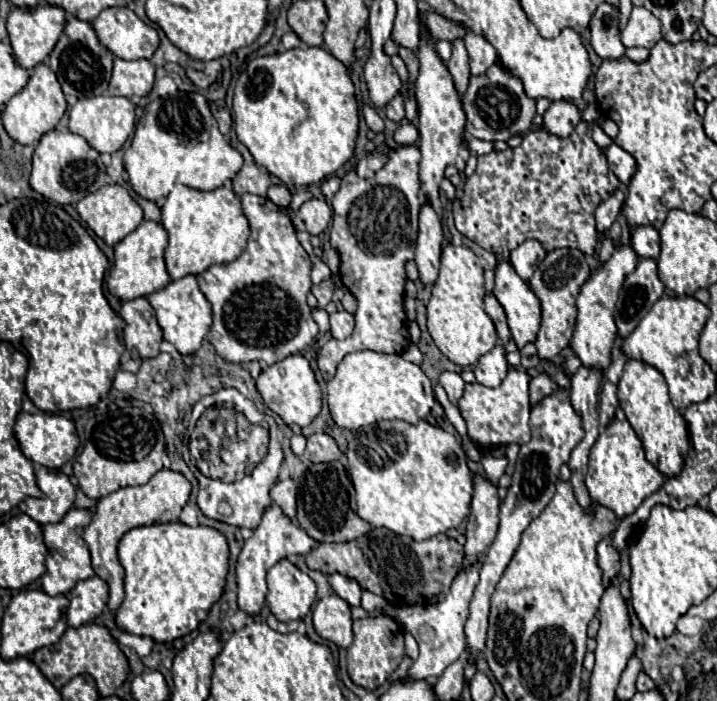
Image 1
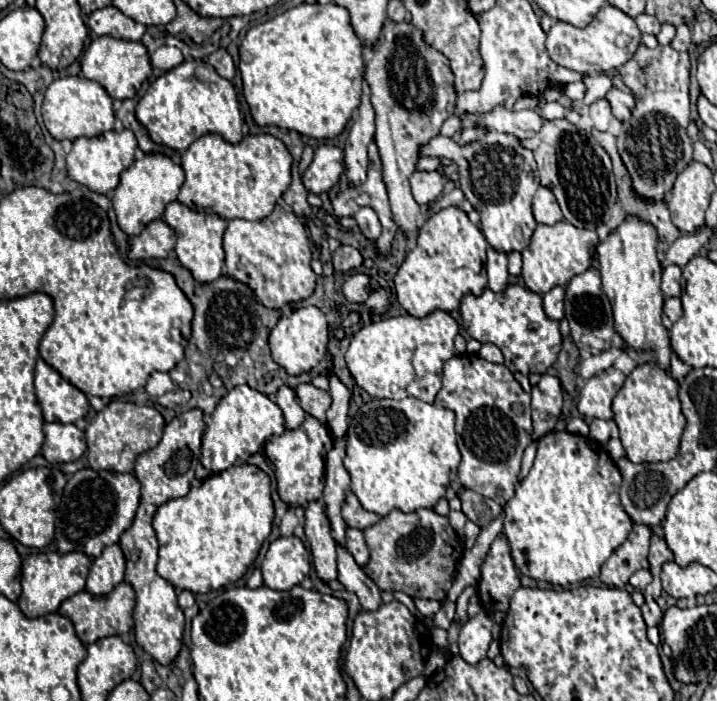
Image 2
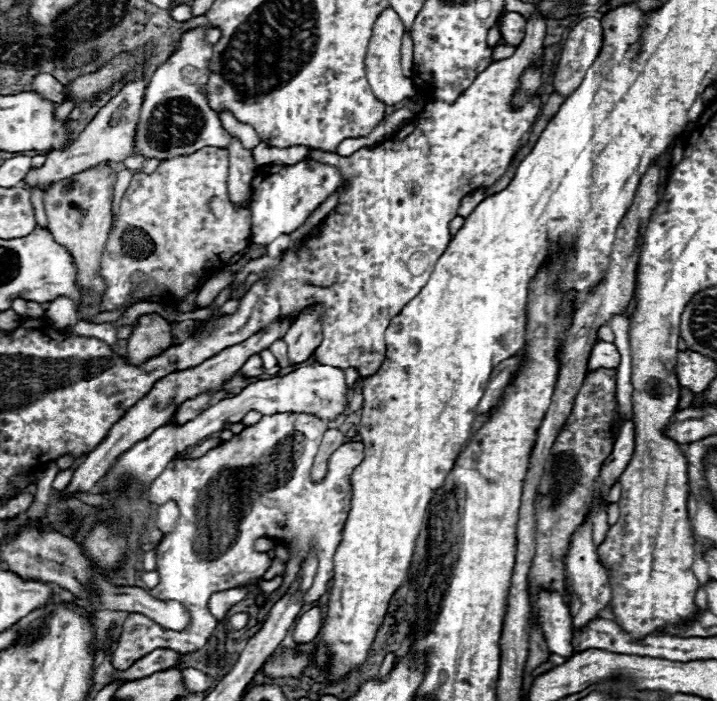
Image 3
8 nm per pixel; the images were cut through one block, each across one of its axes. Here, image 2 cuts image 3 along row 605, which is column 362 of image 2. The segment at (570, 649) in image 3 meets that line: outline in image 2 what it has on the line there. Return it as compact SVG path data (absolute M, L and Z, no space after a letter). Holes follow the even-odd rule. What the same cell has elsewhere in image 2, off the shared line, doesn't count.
M348 528L346 530L346 548L360 566L364 566L368 562L368 546L366 546L364 536L358 528Z

